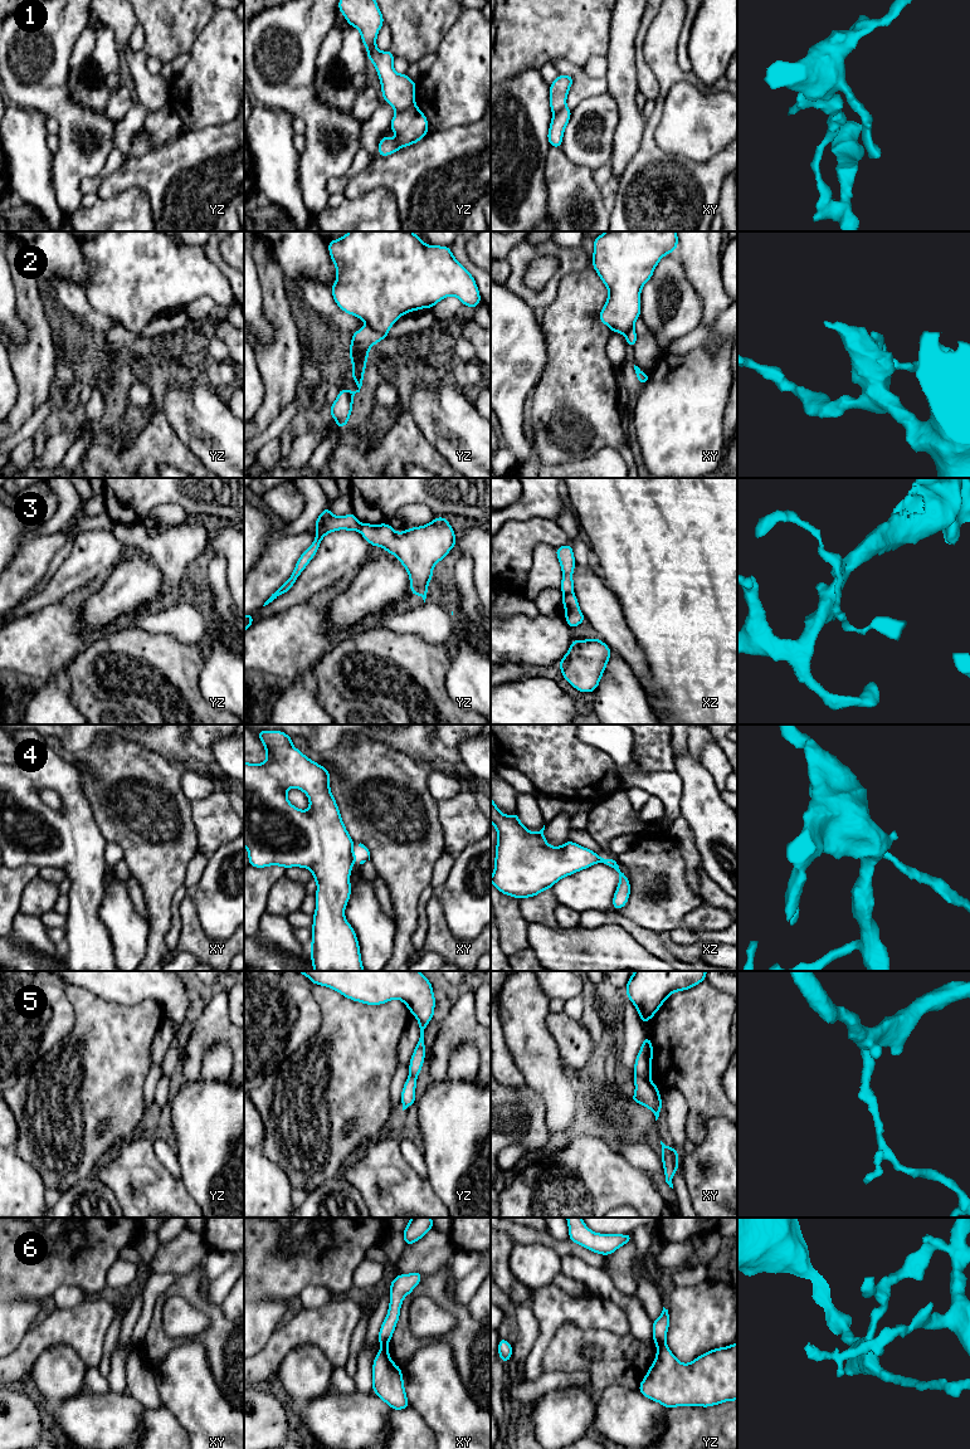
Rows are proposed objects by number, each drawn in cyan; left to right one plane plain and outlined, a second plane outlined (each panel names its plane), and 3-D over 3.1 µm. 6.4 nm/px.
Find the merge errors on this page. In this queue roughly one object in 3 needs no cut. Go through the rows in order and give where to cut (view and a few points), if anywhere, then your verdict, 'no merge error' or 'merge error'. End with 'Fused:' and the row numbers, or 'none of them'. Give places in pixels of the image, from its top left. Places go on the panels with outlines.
1: cut yz (414, 103), (396, 112); merge error
2: cut yz (367, 326), (385, 336); merge error
3: cut xz (573, 591), (564, 595); merge error
4: cut xz (598, 857), (599, 860); merge error
5: cut xy (635, 1073), (649, 1079); merge error
6: cut yz (666, 1345), (657, 1349); merge error
Fused: 1, 2, 3, 4, 5, 6

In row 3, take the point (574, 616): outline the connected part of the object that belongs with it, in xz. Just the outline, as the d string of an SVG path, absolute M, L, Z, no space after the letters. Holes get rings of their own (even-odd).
M574 592L564 595L562 605L565 608L566 623L571 629L585 621L585 616L579 608L579 602Z

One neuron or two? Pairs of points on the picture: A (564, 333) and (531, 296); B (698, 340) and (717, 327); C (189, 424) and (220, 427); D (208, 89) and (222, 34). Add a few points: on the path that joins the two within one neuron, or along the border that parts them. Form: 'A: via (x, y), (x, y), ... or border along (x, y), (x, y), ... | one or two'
A: border along (549, 303), (544, 310) | two
B: via (703, 335), (712, 332) | one
C: via (196, 424), (213, 427) | one
D: via (218, 76), (222, 71), (222, 48) | one

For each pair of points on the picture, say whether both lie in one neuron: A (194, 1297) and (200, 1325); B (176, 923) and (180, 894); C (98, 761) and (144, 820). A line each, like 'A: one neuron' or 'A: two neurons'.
A: two neurons
B: one neuron
C: one neuron

